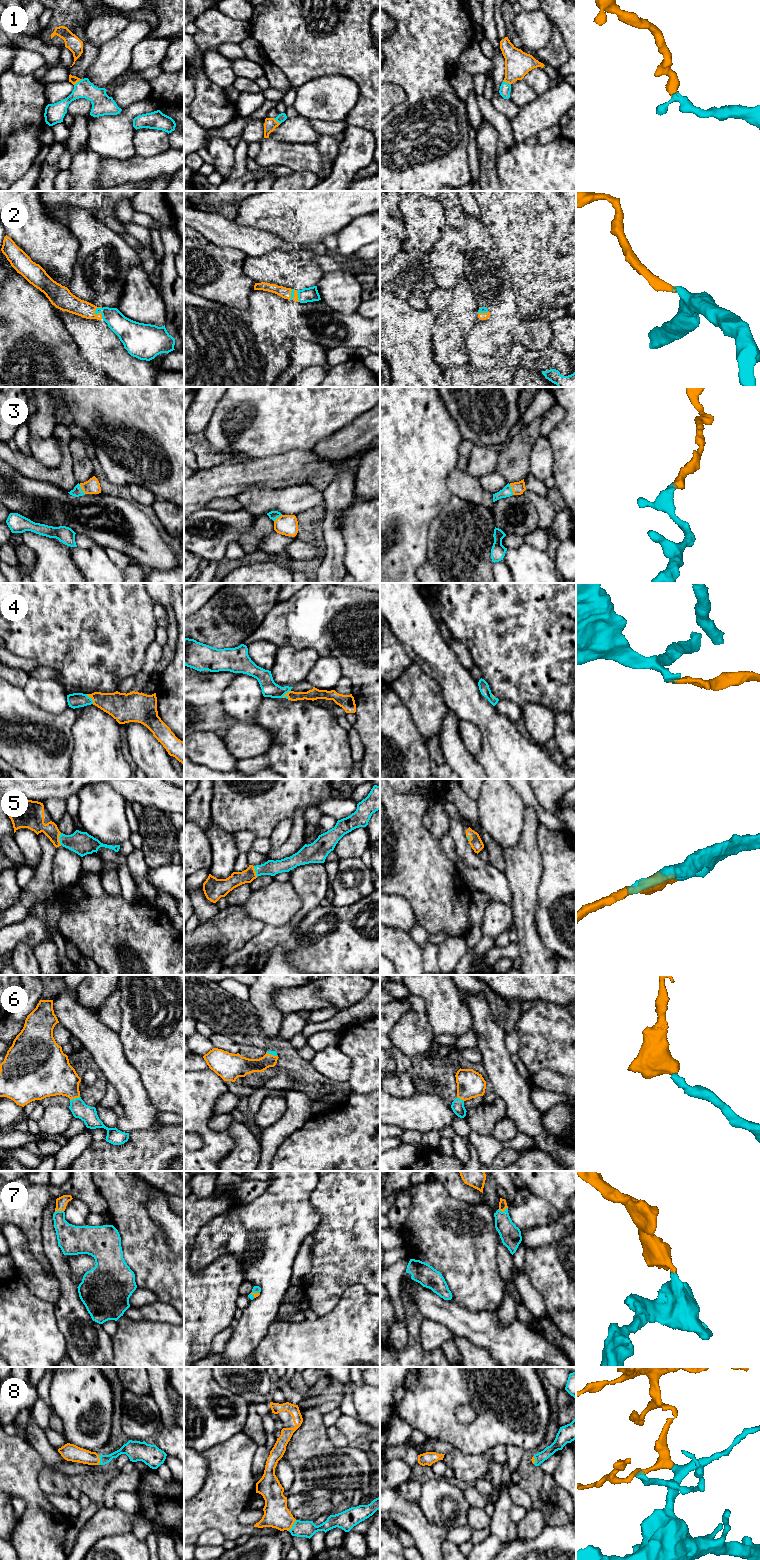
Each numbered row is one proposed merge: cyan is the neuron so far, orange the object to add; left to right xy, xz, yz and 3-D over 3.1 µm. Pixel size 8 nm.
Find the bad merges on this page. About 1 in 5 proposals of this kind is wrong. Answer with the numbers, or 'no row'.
no row

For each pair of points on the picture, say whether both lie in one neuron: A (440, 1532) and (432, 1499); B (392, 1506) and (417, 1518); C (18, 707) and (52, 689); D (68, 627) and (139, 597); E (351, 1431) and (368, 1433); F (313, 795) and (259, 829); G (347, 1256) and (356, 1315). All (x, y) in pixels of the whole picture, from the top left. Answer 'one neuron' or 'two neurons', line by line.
A: two neurons
B: one neuron
C: two neurons
D: one neuron
E: one neuron
F: one neuron
G: two neurons

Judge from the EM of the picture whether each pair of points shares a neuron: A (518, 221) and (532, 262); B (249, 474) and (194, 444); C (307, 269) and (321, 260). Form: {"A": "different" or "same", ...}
{"A": "same", "B": "different", "C": "different"}

